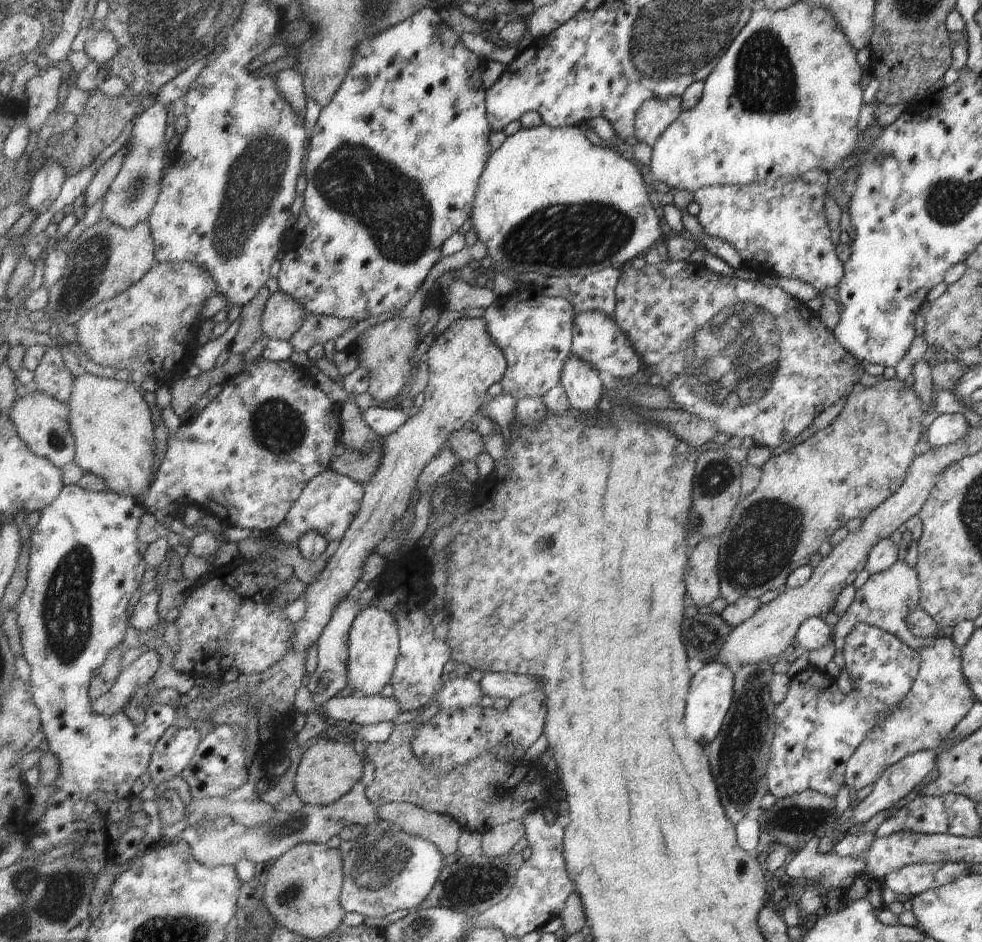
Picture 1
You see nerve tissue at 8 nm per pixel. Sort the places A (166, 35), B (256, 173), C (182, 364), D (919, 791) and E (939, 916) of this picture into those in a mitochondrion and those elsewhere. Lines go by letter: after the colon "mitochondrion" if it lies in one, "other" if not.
A: mitochondrion
B: mitochondrion
C: other
D: other
E: other

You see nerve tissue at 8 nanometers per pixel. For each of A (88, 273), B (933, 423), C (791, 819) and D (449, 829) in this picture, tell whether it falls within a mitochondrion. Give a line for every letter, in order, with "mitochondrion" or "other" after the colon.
A: mitochondrion
B: other
C: mitochondrion
D: other

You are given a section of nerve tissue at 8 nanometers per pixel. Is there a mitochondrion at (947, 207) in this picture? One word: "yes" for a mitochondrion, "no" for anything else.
yes

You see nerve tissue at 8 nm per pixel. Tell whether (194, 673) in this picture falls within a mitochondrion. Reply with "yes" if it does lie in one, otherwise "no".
no

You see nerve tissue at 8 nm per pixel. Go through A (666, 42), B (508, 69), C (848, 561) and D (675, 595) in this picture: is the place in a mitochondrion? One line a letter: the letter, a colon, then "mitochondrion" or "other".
A: mitochondrion
B: other
C: other
D: other

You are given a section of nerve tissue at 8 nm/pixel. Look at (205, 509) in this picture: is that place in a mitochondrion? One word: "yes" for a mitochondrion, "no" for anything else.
no

